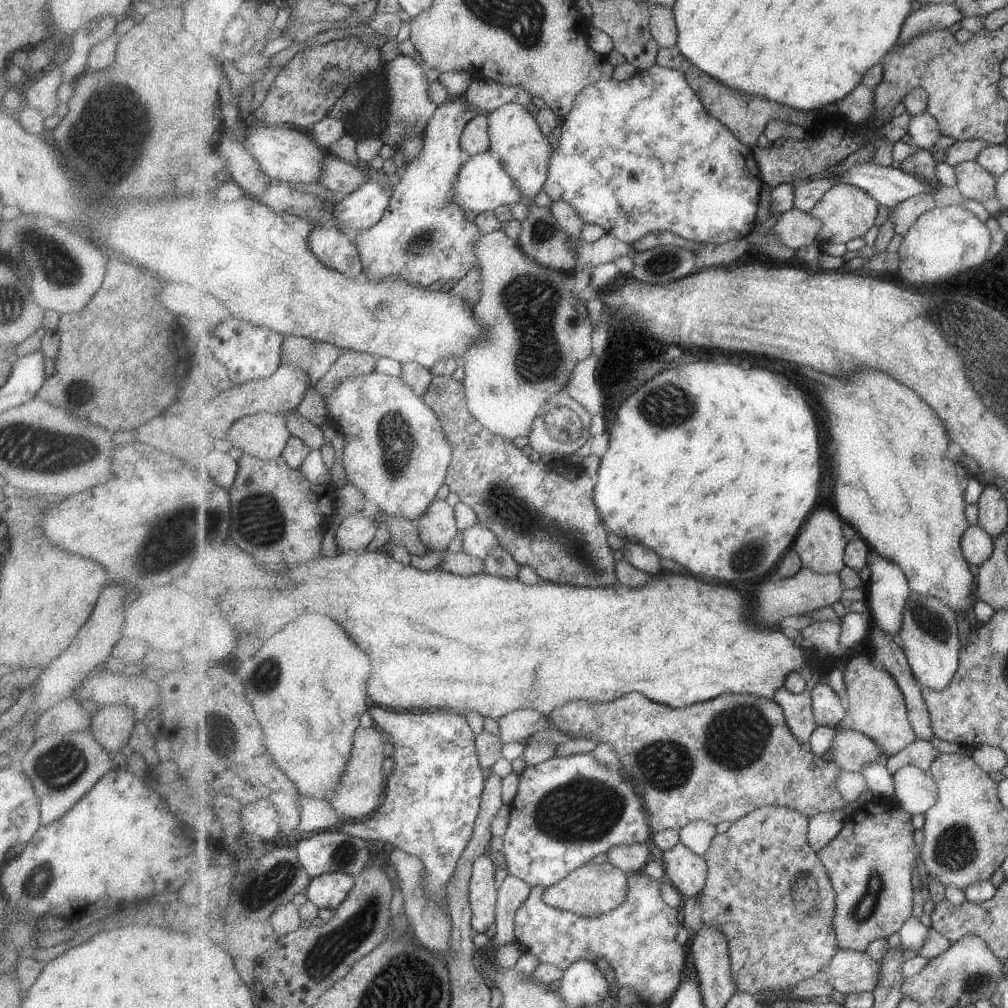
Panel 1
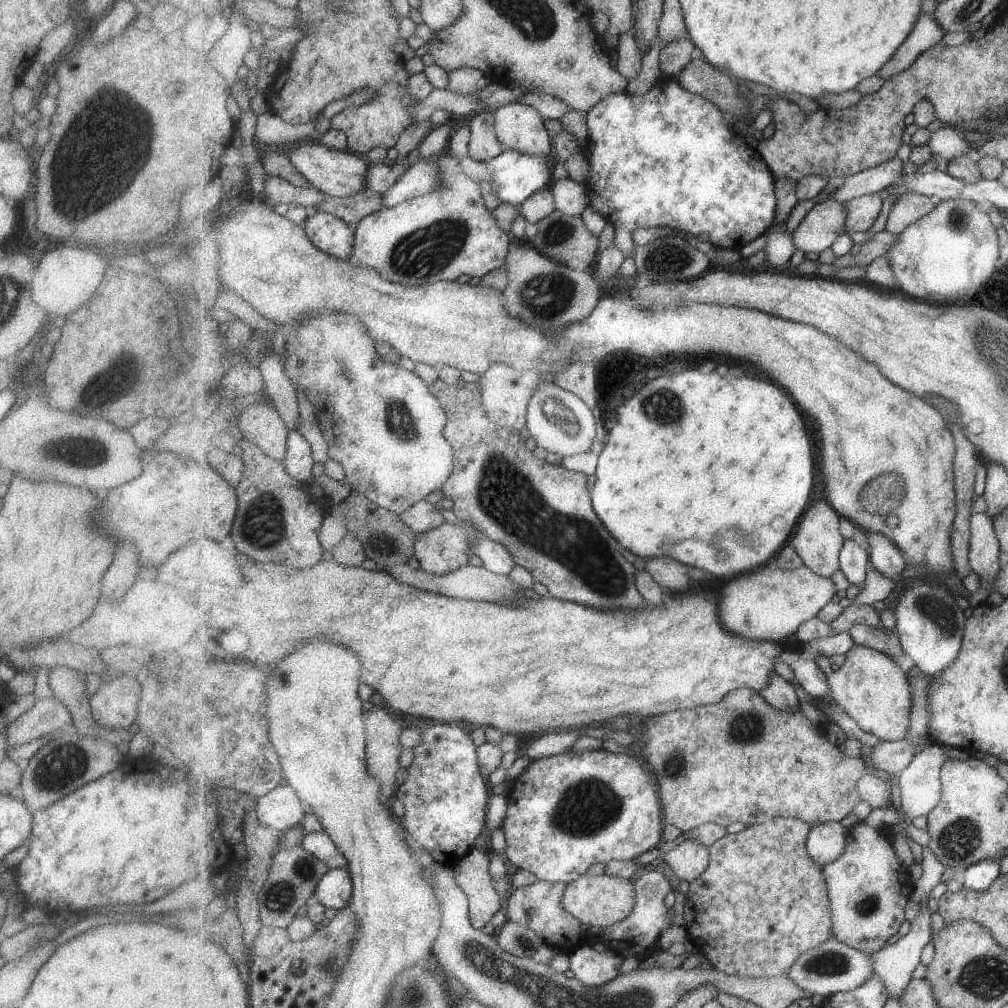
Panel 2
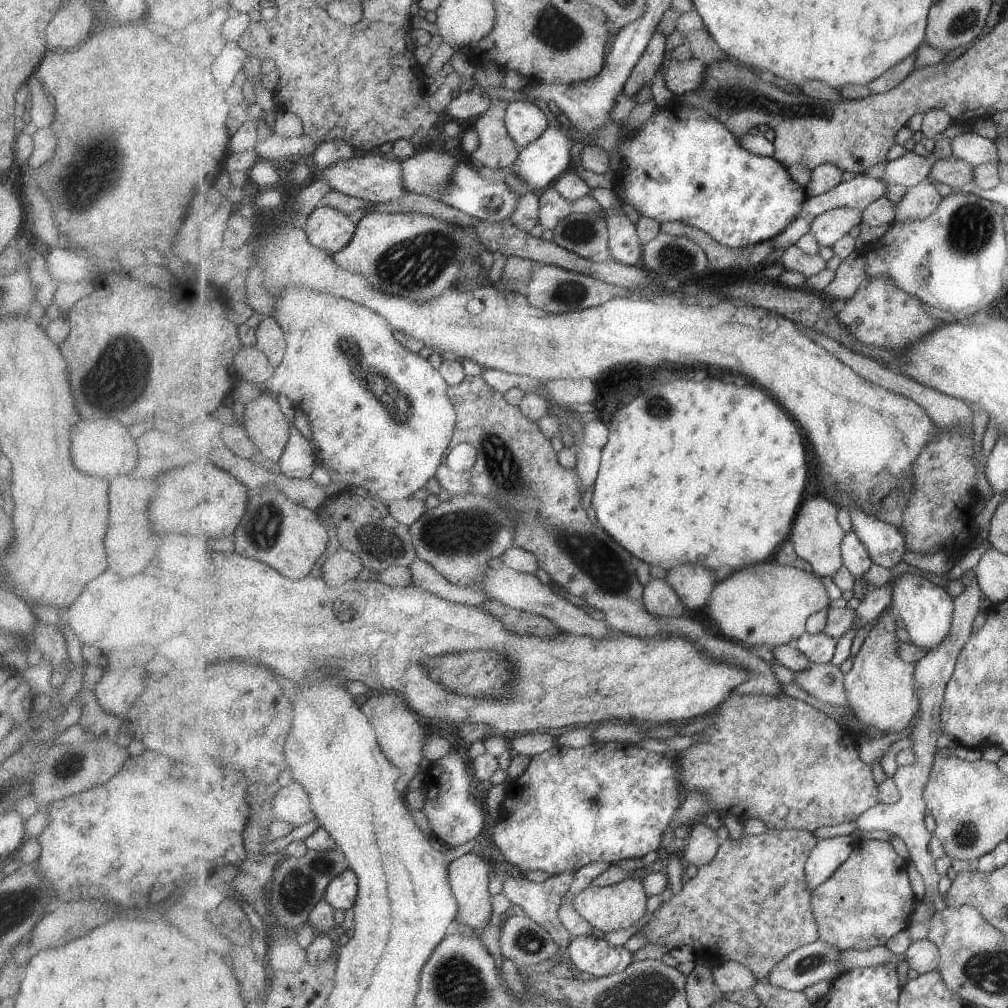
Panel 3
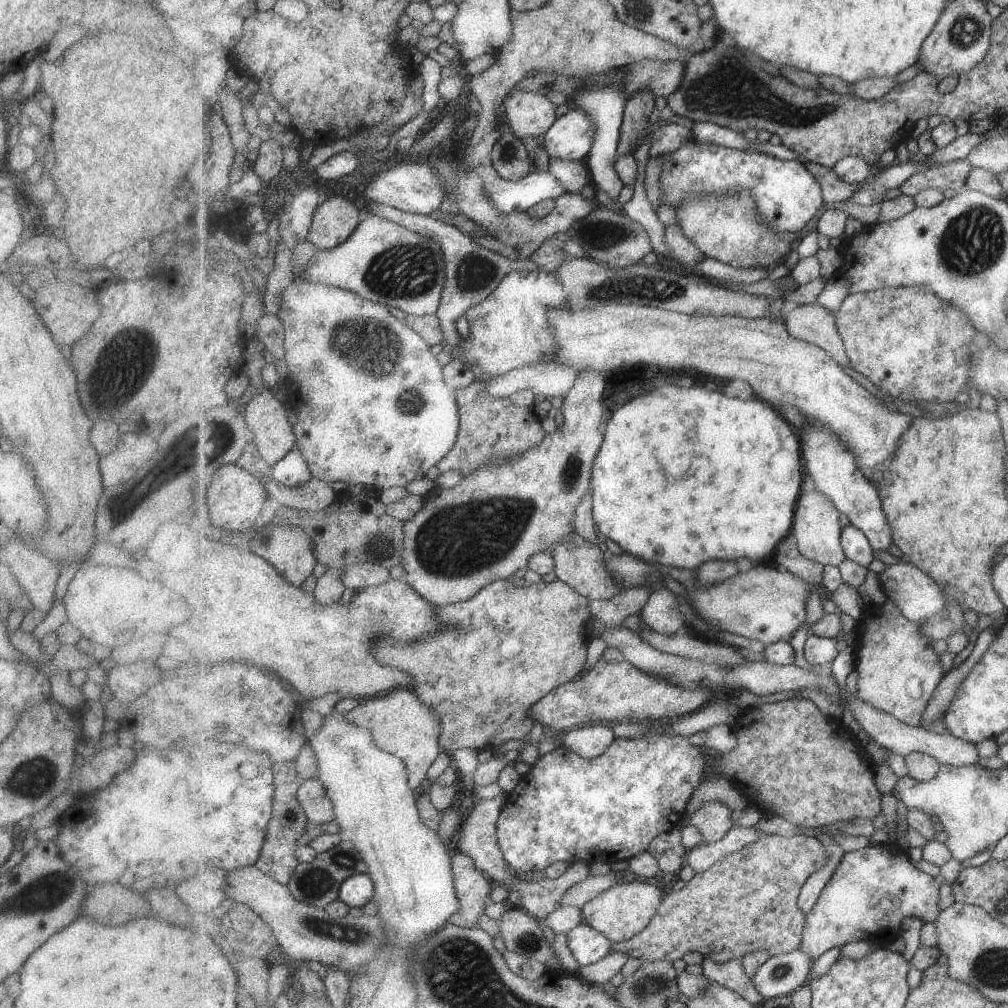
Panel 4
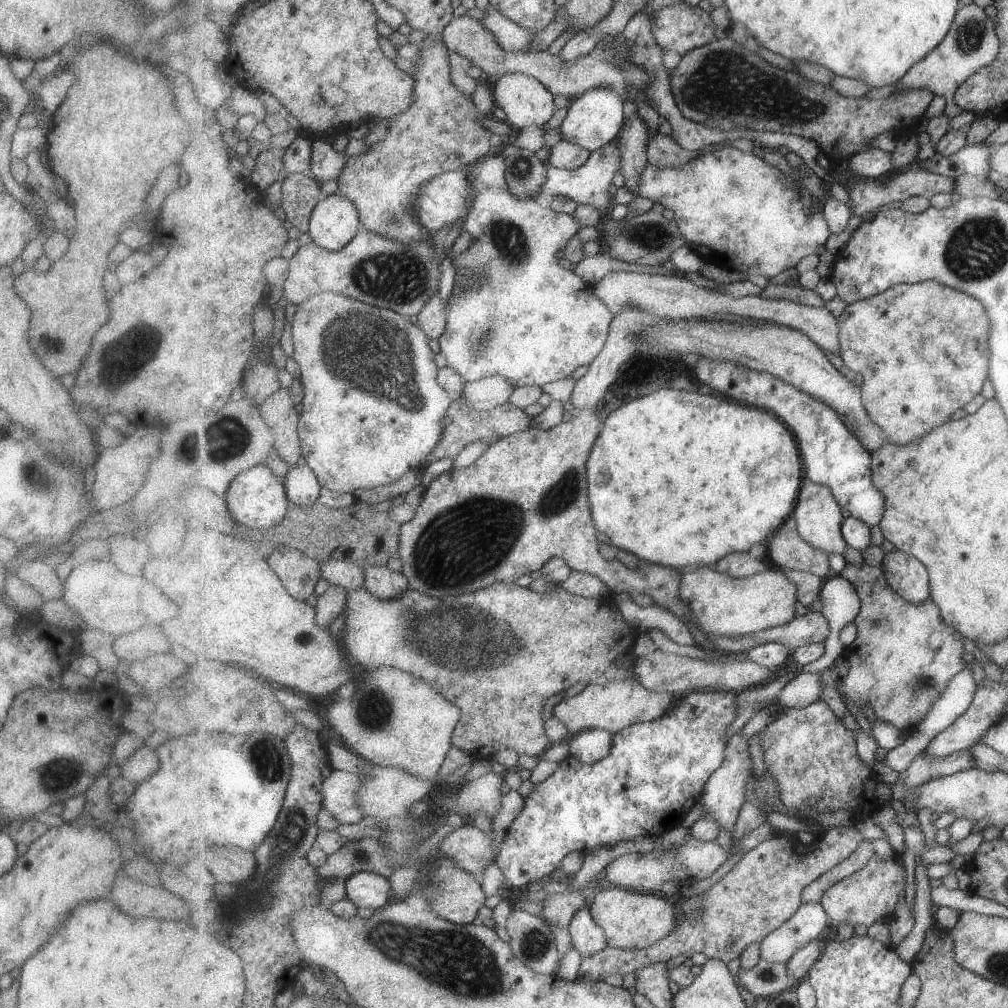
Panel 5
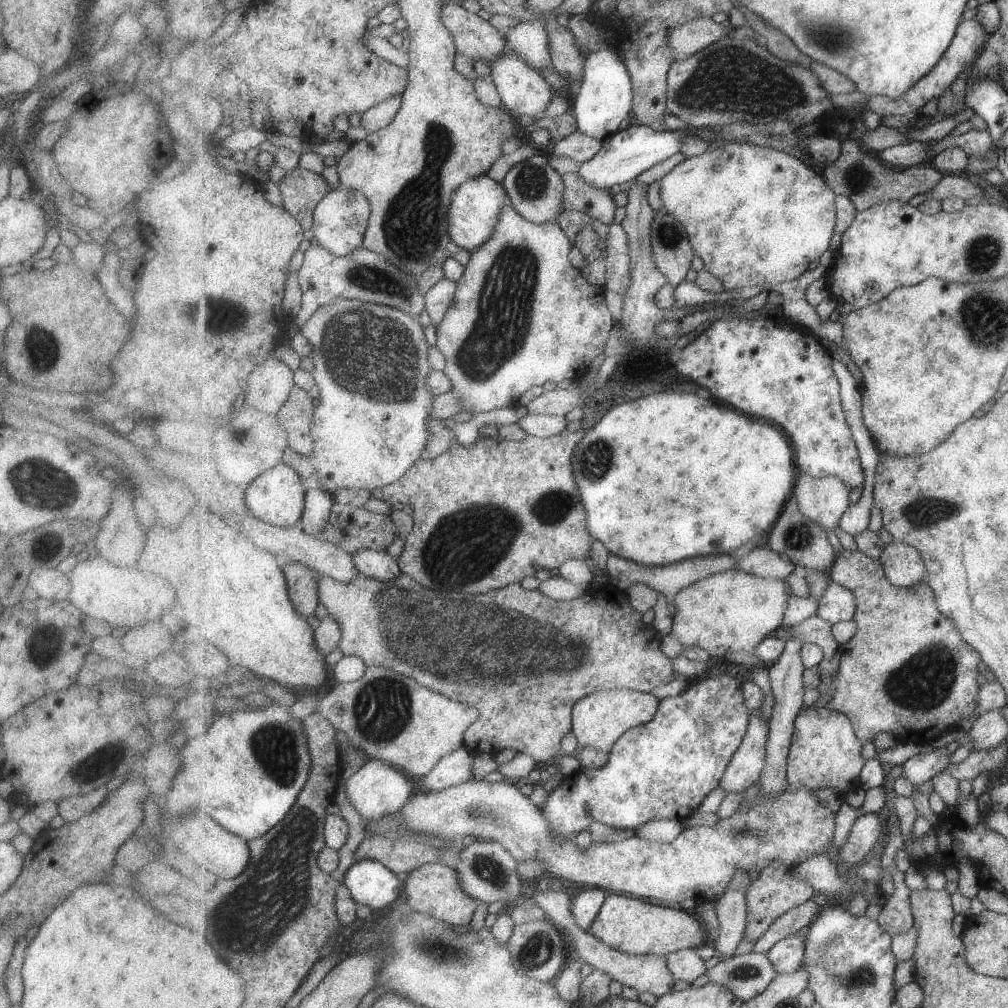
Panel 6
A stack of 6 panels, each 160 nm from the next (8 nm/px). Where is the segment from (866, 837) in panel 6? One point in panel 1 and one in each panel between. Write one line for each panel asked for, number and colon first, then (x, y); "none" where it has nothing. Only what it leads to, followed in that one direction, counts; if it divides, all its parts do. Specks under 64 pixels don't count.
1: (768, 891)
2: (763, 903)
3: (752, 905)
4: (748, 901)
5: (762, 891)

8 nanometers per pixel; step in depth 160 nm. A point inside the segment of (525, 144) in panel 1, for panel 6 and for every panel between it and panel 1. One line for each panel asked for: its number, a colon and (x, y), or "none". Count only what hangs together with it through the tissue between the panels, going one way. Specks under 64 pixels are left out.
2: (520, 127)
3: (526, 122)
4: (531, 114)
5: (525, 100)
6: (524, 90)

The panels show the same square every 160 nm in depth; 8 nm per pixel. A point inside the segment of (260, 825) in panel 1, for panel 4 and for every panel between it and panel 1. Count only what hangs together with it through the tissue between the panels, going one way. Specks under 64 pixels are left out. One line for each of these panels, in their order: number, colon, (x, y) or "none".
2: (282, 808)
3: (292, 804)
4: (313, 794)

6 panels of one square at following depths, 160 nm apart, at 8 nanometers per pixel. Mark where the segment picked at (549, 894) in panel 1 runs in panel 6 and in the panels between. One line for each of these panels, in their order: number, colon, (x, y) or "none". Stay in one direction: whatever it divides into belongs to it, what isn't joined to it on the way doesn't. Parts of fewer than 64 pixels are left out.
2: (599, 901)
3: (607, 908)
4: (623, 911)
5: (631, 920)
6: (629, 924)

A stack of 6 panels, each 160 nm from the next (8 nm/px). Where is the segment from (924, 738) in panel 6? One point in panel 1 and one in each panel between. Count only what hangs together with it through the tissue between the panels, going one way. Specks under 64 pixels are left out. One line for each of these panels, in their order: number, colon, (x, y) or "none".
1: (878, 708)
2: (872, 689)
3: (881, 688)
4: (898, 670)
5: (904, 655)

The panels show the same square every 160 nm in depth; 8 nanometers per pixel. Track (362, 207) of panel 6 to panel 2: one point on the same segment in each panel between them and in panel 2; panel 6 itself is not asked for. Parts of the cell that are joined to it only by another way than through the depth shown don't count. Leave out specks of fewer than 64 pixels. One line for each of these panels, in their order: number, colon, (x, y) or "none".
2: (332, 234)
3: (330, 229)
4: (336, 219)
5: (335, 222)

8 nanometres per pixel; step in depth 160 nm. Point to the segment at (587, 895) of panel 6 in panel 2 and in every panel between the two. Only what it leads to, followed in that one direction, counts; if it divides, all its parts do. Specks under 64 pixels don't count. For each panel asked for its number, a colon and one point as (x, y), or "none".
2: (594, 968)
3: (594, 958)
4: (589, 945)
5: (588, 937)

